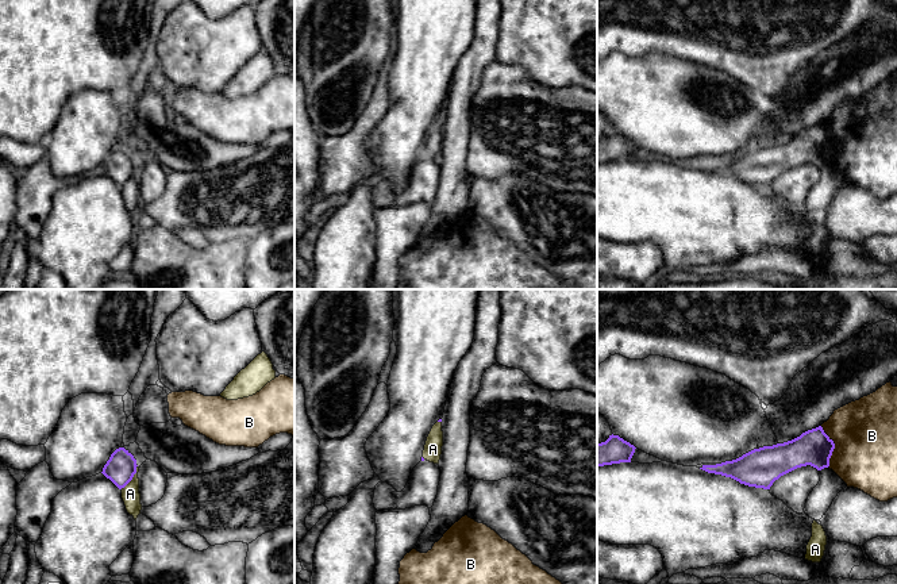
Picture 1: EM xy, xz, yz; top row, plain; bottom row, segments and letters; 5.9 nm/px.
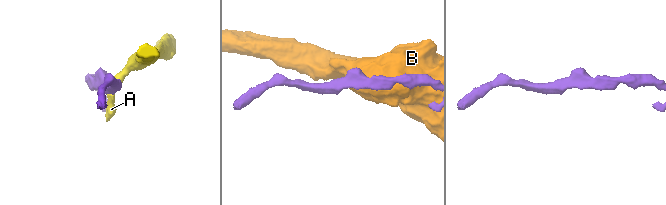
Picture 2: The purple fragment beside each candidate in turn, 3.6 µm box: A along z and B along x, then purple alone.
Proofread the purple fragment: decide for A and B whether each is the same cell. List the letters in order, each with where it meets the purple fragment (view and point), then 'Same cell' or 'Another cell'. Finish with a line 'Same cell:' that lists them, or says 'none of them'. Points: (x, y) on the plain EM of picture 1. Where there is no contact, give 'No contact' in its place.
A: Touches purple at xy (133, 173). Another cell
B: Touches purple at yz (834, 143). Another cell
Same cell: none of them

